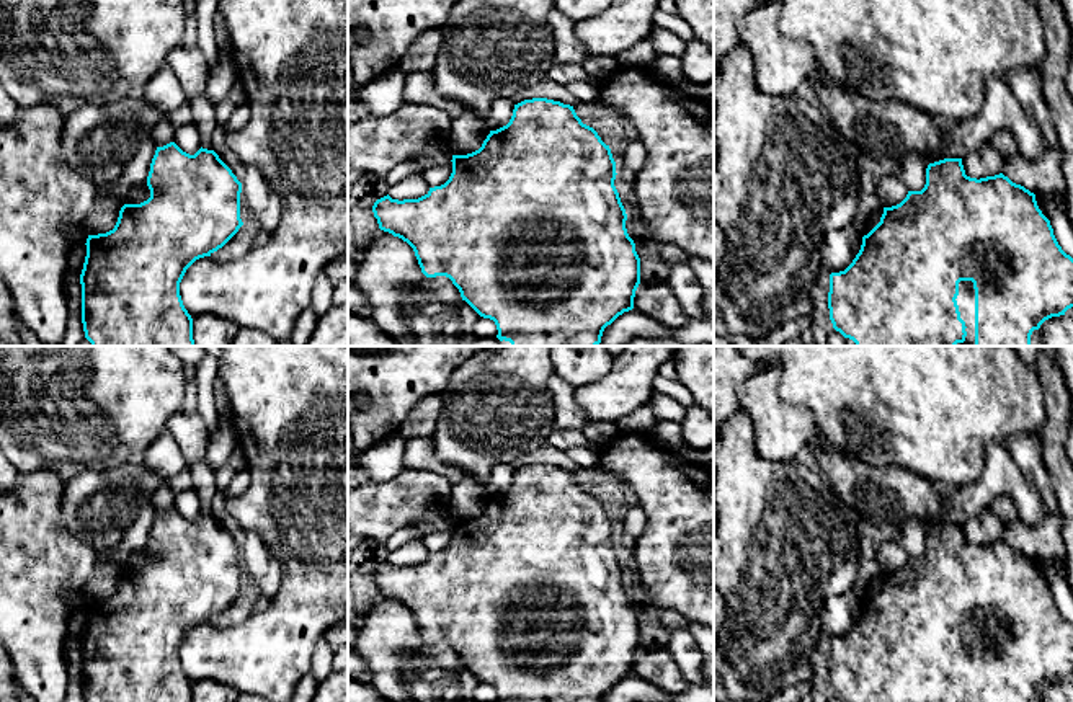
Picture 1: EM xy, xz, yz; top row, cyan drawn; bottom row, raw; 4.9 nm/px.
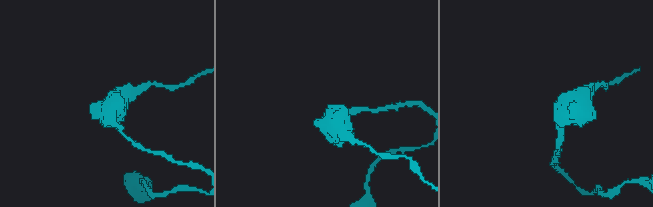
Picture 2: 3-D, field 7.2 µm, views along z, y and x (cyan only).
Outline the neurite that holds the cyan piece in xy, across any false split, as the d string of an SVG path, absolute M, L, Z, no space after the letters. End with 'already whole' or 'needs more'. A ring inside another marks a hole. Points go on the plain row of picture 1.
M175 508L157 513L147 552L147 566L124 570L113 596L87 604L80 640L85 702L193 702L180 648L196 625L222 614L243 591L242 549L214 516L189 521Z; already whole

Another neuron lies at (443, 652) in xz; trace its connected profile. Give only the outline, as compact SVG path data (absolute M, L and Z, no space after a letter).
M379 596L374 606L359 617L354 648L371 673L374 689L389 702L475 702L480 681L461 663L459 655L446 642L426 643L413 614L398 602Z

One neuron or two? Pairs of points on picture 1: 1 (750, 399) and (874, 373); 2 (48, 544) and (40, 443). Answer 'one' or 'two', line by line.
1: two
2: two

